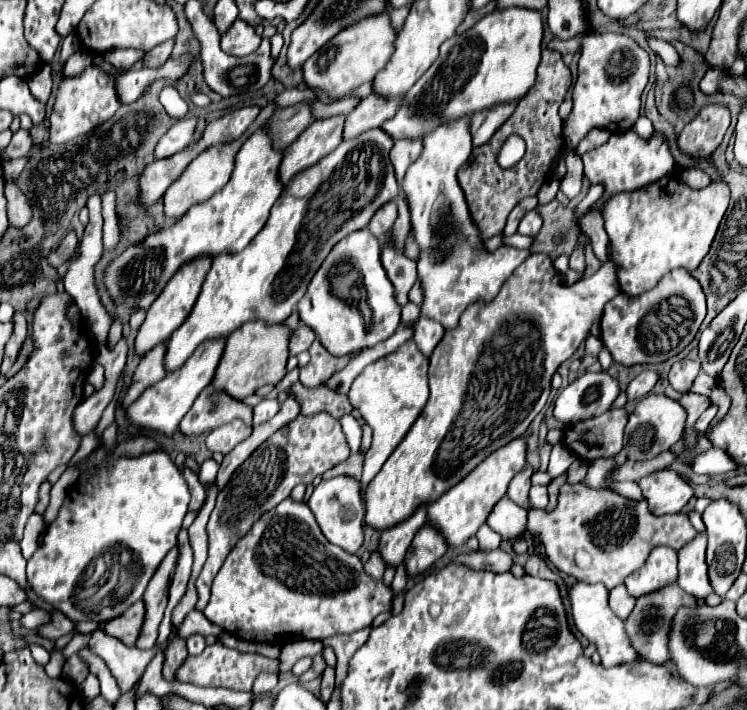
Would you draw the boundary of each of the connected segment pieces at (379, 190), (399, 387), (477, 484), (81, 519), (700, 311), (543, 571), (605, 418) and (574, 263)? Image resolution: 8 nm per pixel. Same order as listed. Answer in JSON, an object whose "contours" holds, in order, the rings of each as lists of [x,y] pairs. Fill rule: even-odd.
{"contours":[[[[374,128],[374,130],[362,132],[362,134],[356,136],[354,140],[346,140],[346,142],[342,142],[334,152],[330,152],[326,158],[322,158],[316,166],[310,168],[310,174],[312,174],[312,176],[310,176],[310,178],[312,178],[312,180],[310,180],[310,186],[302,186],[302,188],[298,188],[298,184],[294,184],[294,180],[292,180],[292,184],[286,186],[286,188],[282,190],[282,196],[274,202],[274,208],[272,208],[270,218],[268,218],[266,226],[262,228],[262,232],[260,232],[258,236],[254,236],[254,240],[252,240],[242,252],[226,254],[226,256],[218,256],[218,258],[212,262],[212,268],[210,268],[210,272],[208,272],[208,276],[206,276],[206,280],[204,280],[202,292],[200,292],[200,296],[198,296],[198,300],[196,300],[196,304],[194,304],[190,316],[184,320],[184,324],[182,324],[178,330],[174,330],[174,334],[170,336],[170,340],[168,340],[168,344],[166,344],[166,356],[164,356],[164,368],[166,368],[166,372],[174,372],[174,370],[178,370],[178,368],[180,368],[180,366],[192,356],[192,352],[194,352],[202,342],[206,342],[206,340],[228,338],[236,328],[240,328],[242,324],[252,322],[252,320],[262,320],[262,322],[266,322],[266,324],[282,324],[282,322],[292,314],[294,306],[296,306],[296,304],[300,302],[300,298],[304,296],[304,292],[306,292],[306,288],[308,288],[308,282],[312,280],[314,272],[316,272],[318,266],[324,262],[324,258],[328,256],[328,252],[332,250],[332,246],[334,246],[342,236],[346,236],[348,232],[368,226],[368,222],[370,222],[370,218],[374,216],[374,212],[376,212],[382,204],[390,202],[390,200],[398,194],[398,184],[396,184],[394,168],[392,168],[392,164],[390,164],[390,156],[388,156],[392,144],[394,144],[394,140],[392,140],[390,136],[386,136],[386,132],[382,132],[380,128]]],[[[408,340],[396,352],[384,356],[382,360],[376,360],[374,364],[368,364],[364,372],[352,382],[348,394],[352,406],[360,410],[362,418],[372,428],[372,446],[366,452],[362,472],[362,488],[366,488],[366,484],[376,476],[388,456],[402,442],[428,400],[428,358],[424,358],[418,346]]],[[[520,438],[520,440],[514,440],[514,444],[506,444],[506,448],[494,452],[494,456],[490,456],[490,460],[484,460],[482,464],[478,464],[478,468],[474,468],[474,472],[470,472],[470,476],[466,476],[460,484],[450,488],[450,492],[446,492],[436,504],[428,504],[428,522],[432,526],[440,528],[440,534],[444,536],[446,544],[450,544],[452,548],[462,546],[486,522],[494,504],[502,496],[506,496],[506,488],[508,488],[510,480],[514,478],[514,474],[520,472],[520,468],[524,464],[526,464],[524,440]]],[[[98,448],[82,466],[82,470],[94,466],[100,470],[94,476],[80,480],[80,492],[74,490],[76,496],[72,496],[72,492],[68,494],[56,520],[48,526],[42,544],[28,560],[26,568],[28,584],[32,586],[34,594],[66,614],[72,622],[92,620],[106,624],[110,618],[116,618],[134,602],[138,602],[166,552],[178,542],[178,532],[188,512],[190,492],[186,480],[166,452],[158,450],[138,458],[118,458],[104,468],[102,464],[106,458],[108,452]]],[[[684,268],[670,270],[648,292],[638,296],[618,294],[612,298],[602,314],[600,340],[612,354],[614,362],[624,366],[664,362],[682,352],[696,336],[706,316],[706,296],[698,280]]],[[[532,554],[532,558],[526,562],[526,574],[530,574],[530,576],[538,576],[538,578],[544,578],[544,580],[554,580],[559,586],[561,598],[564,604],[564,607],[567,612],[568,623],[571,631],[573,632],[573,624],[574,621],[572,619],[571,614],[571,602],[568,597],[567,588],[564,584],[564,581],[544,560],[540,560],[536,554]]],[[[620,408],[604,412],[598,418],[572,424],[564,432],[564,444],[584,460],[616,456],[622,450],[626,420],[626,412]]],[[[587,236],[580,237],[580,244],[578,244],[578,248],[570,254],[570,268],[576,272],[576,274],[584,274],[584,270],[586,270],[586,262],[585,262],[585,254],[584,254],[584,244],[589,241]]]]}

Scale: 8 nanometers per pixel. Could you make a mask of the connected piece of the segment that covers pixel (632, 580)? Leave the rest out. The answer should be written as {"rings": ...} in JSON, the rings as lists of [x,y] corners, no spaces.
{"rings":[[[660,546],[648,556],[646,564],[632,572],[626,578],[626,590],[630,596],[646,596],[664,588],[666,584],[674,584],[678,580],[678,554],[672,548]]]}

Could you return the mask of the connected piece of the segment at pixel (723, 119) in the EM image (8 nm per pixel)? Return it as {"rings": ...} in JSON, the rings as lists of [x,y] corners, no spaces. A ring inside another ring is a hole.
{"rings":[[[722,104],[706,106],[698,116],[684,126],[678,136],[678,148],[696,160],[710,158],[710,154],[720,146],[726,128],[730,126],[730,110]]]}

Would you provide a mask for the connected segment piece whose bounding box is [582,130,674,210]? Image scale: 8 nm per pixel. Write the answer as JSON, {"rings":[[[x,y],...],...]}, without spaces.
{"rings":[[[628,130],[628,132],[622,132],[622,134],[612,134],[606,144],[582,154],[582,162],[584,162],[584,176],[592,184],[596,184],[596,182],[606,184],[604,196],[592,206],[596,210],[600,210],[602,202],[616,192],[644,188],[648,184],[658,182],[662,176],[668,176],[668,174],[674,172],[674,160],[670,156],[666,138],[658,132],[654,132],[654,136],[648,142],[638,138],[638,134],[634,130]]]}

